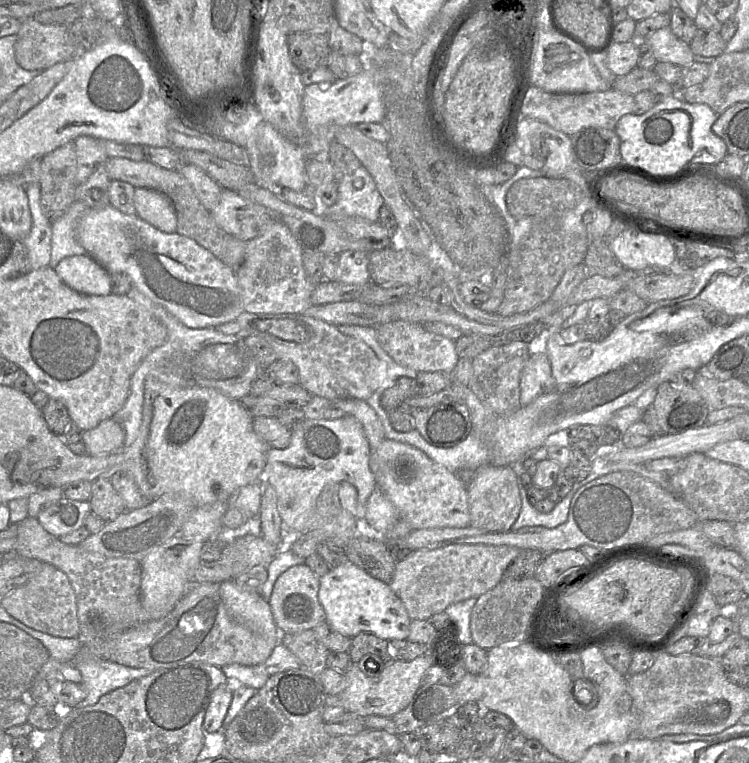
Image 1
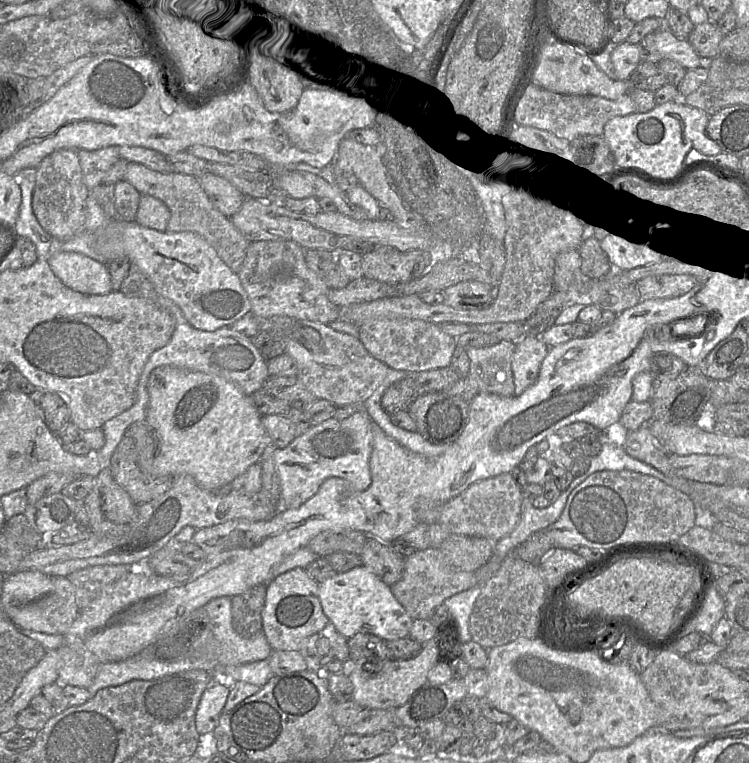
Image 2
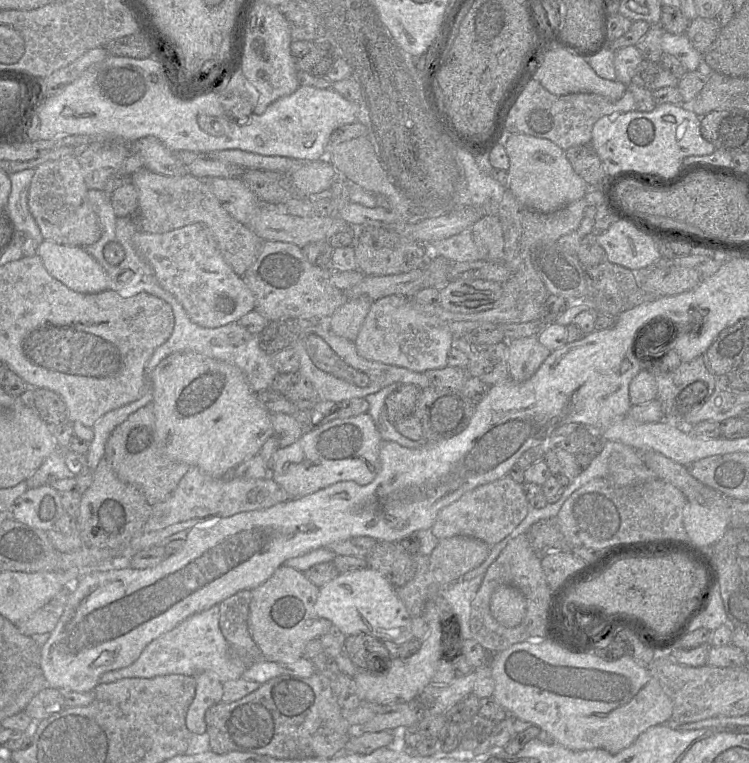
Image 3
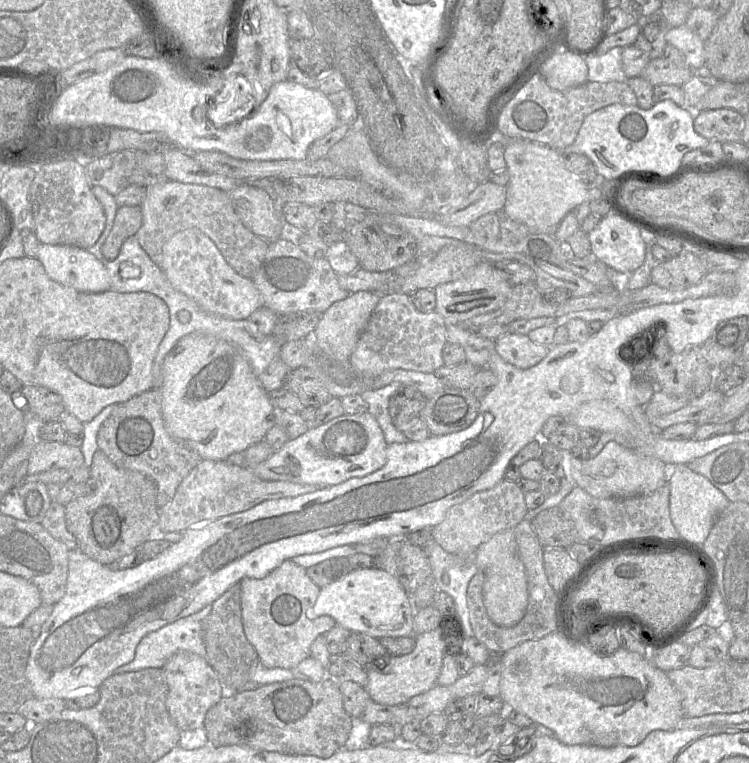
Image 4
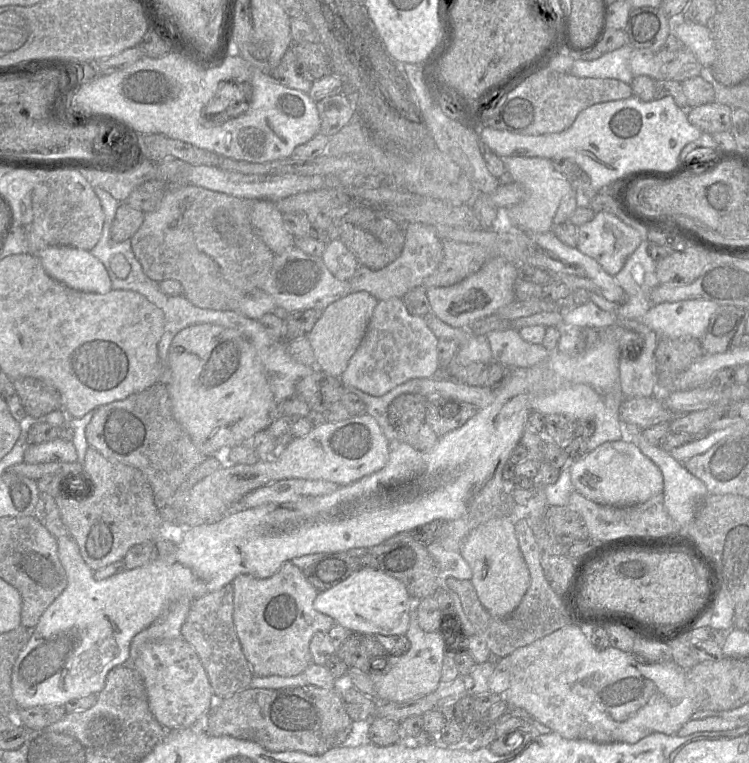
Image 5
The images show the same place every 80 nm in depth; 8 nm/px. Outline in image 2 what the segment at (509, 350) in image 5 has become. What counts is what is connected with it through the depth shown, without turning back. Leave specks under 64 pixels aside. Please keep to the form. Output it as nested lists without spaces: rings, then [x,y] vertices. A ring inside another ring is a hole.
[[[524,336],[515,343],[512,372],[515,395],[519,396],[536,381],[541,364],[548,355],[550,346],[541,337],[534,336]]]

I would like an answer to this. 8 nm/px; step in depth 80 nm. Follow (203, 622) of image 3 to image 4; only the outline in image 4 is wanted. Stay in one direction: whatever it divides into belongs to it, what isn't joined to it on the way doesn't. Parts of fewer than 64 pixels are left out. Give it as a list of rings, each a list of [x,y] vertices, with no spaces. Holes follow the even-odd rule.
[[[205,607],[195,614],[180,618],[156,631],[150,632],[139,642],[133,660],[116,668],[114,674],[134,672],[147,668],[162,669],[165,663],[179,652],[191,652],[206,659],[202,621],[209,612],[210,607]]]

